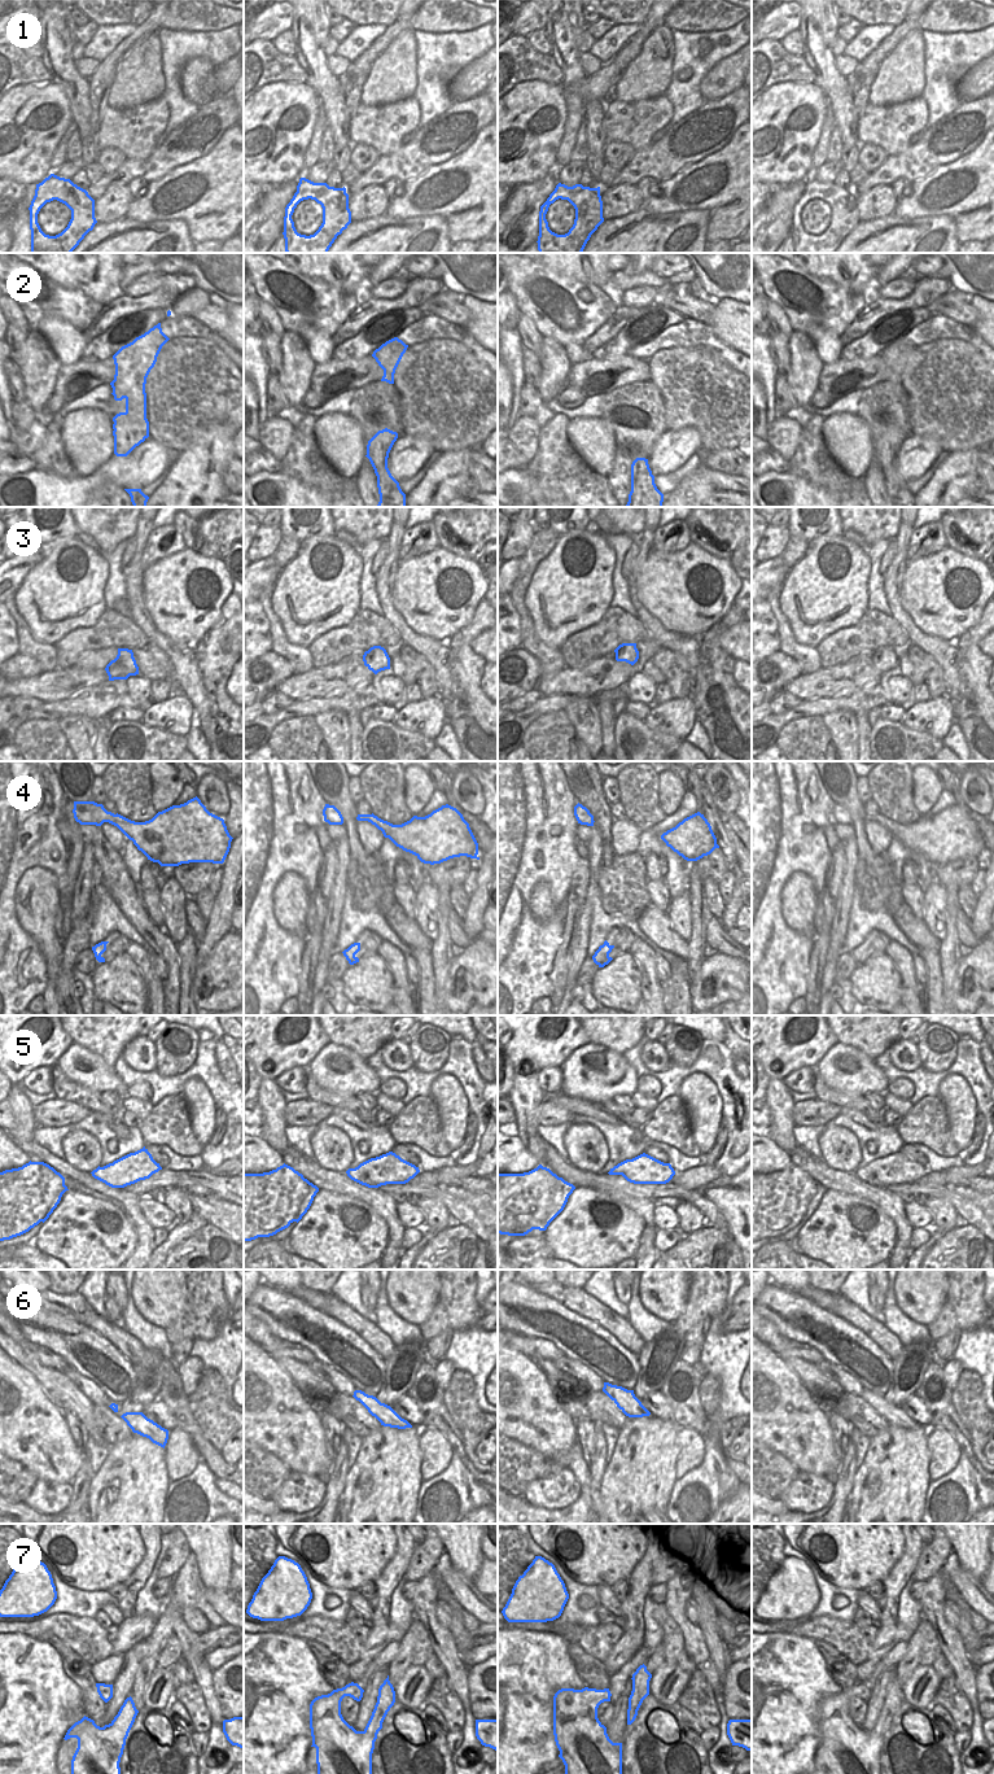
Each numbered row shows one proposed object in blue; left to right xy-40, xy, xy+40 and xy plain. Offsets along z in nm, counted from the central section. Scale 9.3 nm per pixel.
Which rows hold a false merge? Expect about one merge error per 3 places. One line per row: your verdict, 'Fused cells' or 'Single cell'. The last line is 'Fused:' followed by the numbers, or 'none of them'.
1: Single cell
2: Single cell
3: Single cell
4: Single cell
5: Single cell
6: Single cell
7: Single cell
Fused: none of them.

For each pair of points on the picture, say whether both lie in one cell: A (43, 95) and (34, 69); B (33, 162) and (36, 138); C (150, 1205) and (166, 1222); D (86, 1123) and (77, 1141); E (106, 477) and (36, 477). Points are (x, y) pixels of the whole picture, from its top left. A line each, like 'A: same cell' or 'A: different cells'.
A: different cells
B: same cell
C: same cell
D: different cells
E: same cell

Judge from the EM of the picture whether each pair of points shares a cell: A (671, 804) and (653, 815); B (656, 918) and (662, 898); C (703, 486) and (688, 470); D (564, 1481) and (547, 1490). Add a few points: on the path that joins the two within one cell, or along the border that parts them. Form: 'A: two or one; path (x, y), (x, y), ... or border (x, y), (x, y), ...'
A: two; border (658, 781), (658, 807), (666, 815)
B: two; border (651, 901), (666, 910)
C: two; border (701, 464), (669, 493)
D: one; path (560, 1485), (551, 1490)

